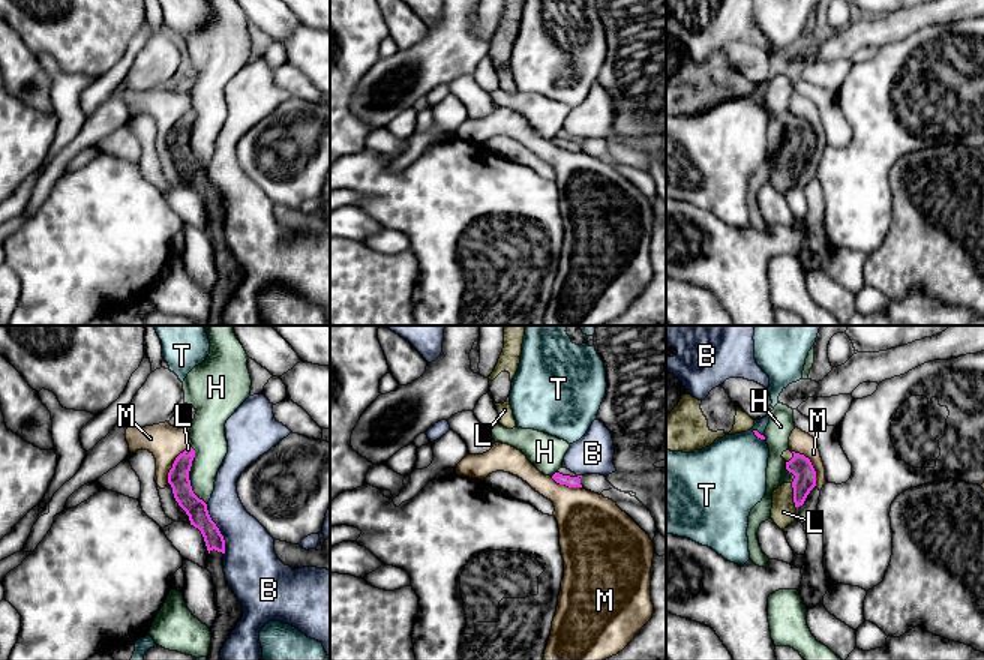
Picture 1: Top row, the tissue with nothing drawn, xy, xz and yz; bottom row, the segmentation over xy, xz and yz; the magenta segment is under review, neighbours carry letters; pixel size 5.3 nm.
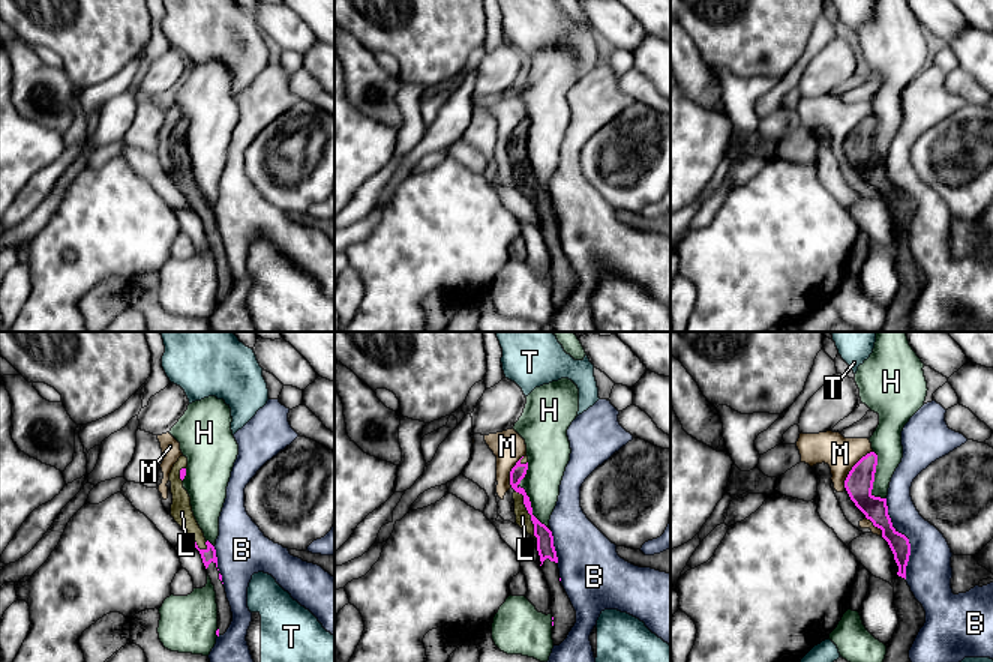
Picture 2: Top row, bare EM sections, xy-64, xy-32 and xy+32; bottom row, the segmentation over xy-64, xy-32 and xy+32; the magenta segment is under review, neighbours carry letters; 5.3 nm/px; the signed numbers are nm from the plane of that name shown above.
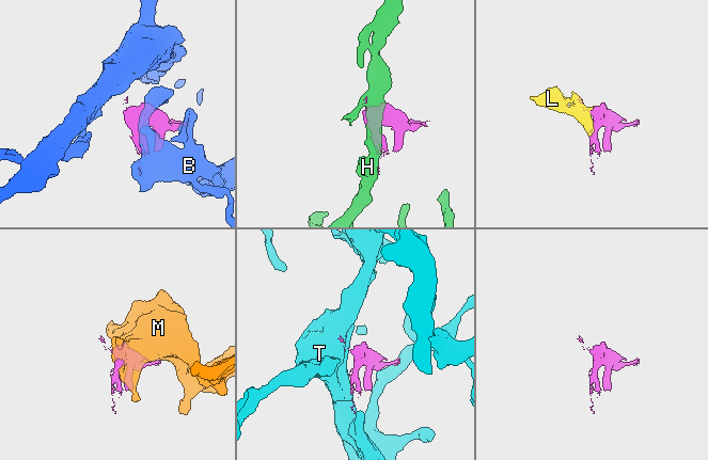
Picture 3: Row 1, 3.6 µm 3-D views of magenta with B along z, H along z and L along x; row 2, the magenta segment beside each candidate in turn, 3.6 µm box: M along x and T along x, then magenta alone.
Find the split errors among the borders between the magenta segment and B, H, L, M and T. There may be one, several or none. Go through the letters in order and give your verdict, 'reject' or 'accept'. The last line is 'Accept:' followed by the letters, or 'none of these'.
B: reject
H: reject
L: accept
M: reject
T: reject
Accept: L

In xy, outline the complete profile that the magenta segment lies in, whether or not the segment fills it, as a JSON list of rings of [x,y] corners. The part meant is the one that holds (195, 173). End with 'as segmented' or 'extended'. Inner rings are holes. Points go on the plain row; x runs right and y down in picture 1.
[[[189,111],[180,117],[172,132],[168,136],[168,147],[172,152],[172,158],[178,170],[189,180],[190,189],[198,192],[204,201],[208,214],[208,231],[214,248],[214,267],[218,272],[218,280],[210,292],[212,309],[207,320],[208,326],[222,326],[220,314],[225,304],[230,302],[231,296],[236,292],[237,286],[243,280],[243,270],[237,260],[231,254],[224,237],[224,218],[225,204],[216,188],[212,184],[207,168],[200,164],[190,150],[189,135],[192,124],[195,122],[195,114]]]; extended

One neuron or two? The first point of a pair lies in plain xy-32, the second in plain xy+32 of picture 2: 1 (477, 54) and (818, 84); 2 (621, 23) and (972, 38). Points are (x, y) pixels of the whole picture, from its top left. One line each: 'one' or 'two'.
1: two
2: two

